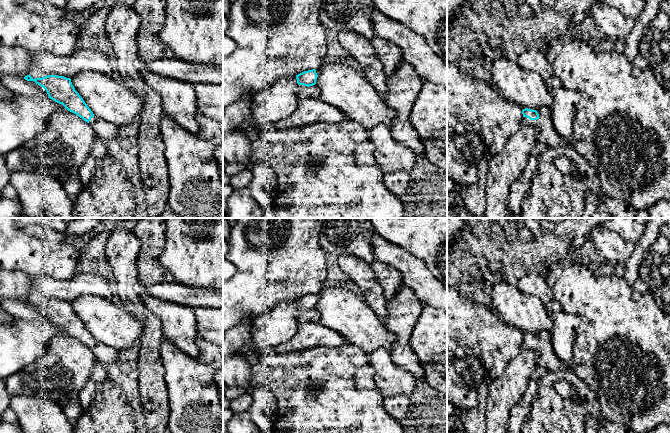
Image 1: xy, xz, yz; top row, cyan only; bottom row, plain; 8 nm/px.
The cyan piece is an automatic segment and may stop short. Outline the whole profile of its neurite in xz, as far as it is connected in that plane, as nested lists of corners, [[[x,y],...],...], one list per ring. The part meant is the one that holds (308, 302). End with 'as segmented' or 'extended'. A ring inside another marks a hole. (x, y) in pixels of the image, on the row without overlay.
[[[308,294],[296,299],[297,307],[299,308],[297,322],[318,322],[320,313],[316,309],[316,304],[319,299],[319,294]]] | extended

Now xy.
[[[29,298],[25,300],[24,303],[34,305],[43,311],[50,323],[62,328],[65,333],[89,347],[95,355],[97,362],[102,366],[112,364],[117,359],[117,351],[99,342],[91,335],[83,322],[75,314],[70,302],[48,299],[33,303]]] | extended

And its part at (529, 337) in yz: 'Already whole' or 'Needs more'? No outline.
Needs more

